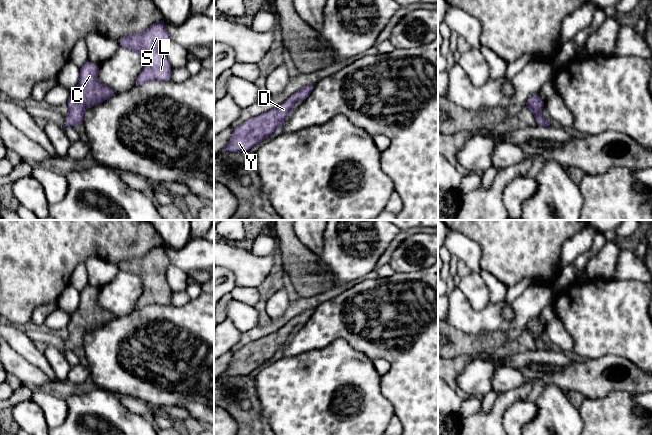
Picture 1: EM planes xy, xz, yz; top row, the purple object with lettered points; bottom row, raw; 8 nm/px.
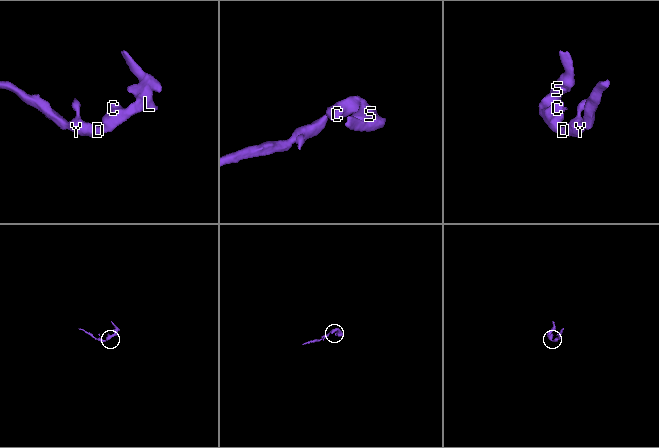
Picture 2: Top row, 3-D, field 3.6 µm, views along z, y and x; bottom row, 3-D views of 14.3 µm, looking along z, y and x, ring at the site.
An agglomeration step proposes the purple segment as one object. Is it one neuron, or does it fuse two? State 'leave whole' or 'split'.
leave whole

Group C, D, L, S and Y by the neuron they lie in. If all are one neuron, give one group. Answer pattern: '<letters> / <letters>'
C D L S Y

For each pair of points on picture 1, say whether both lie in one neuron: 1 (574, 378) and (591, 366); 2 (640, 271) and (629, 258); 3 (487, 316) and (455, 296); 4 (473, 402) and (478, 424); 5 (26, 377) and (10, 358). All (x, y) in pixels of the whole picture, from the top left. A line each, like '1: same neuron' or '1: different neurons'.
1: same neuron
2: same neuron
3: same neuron
4: different neurons
5: same neuron

